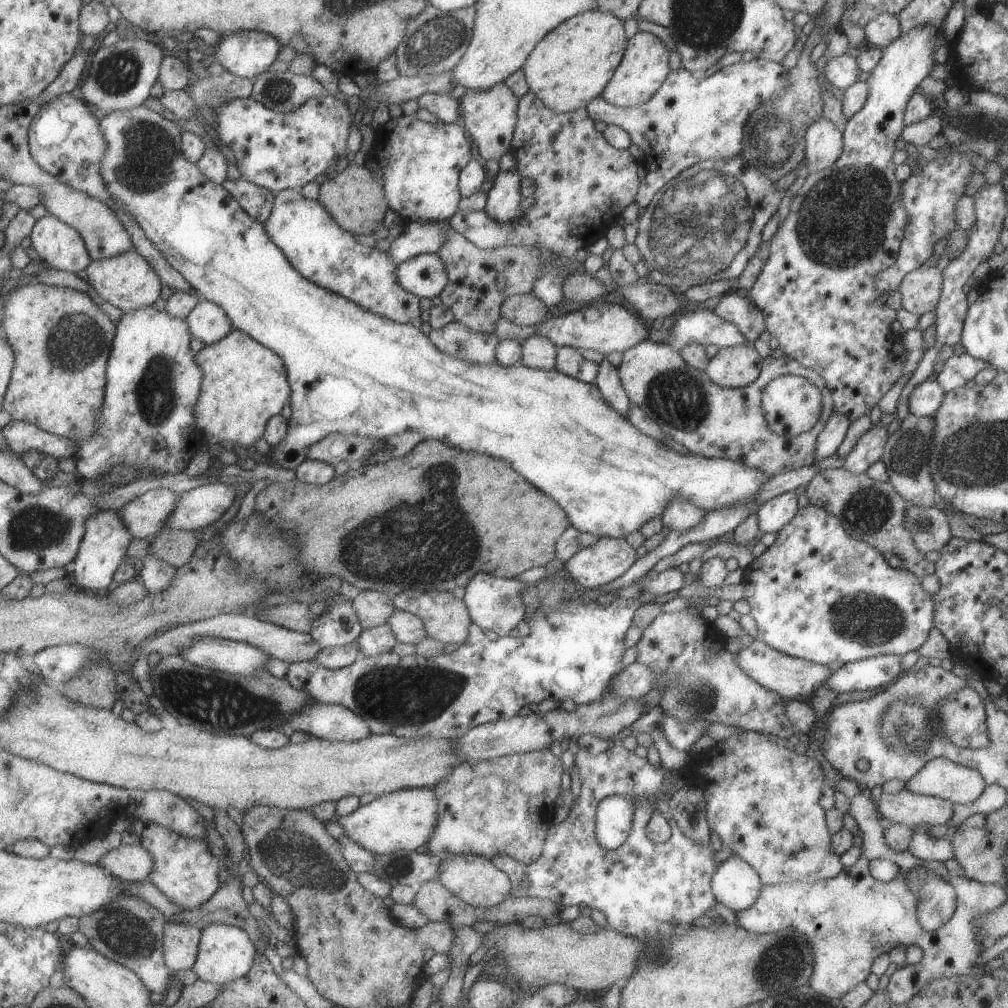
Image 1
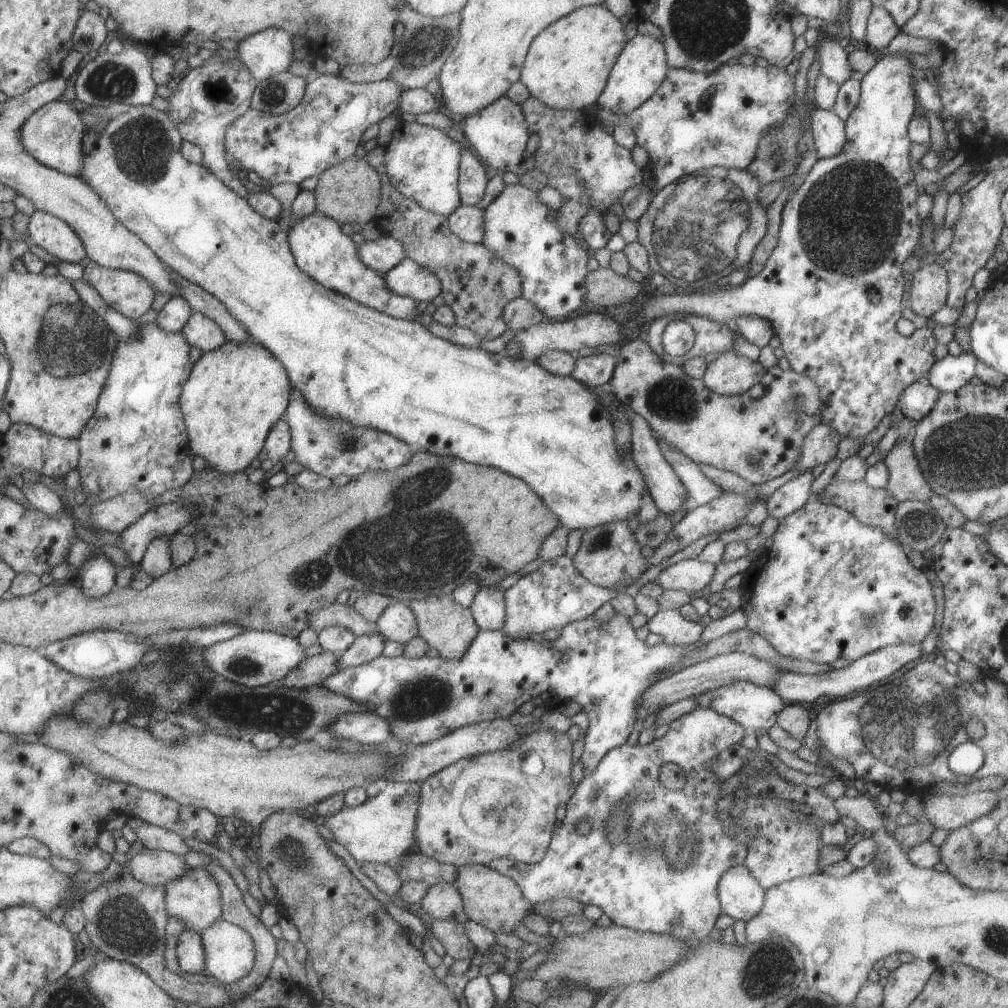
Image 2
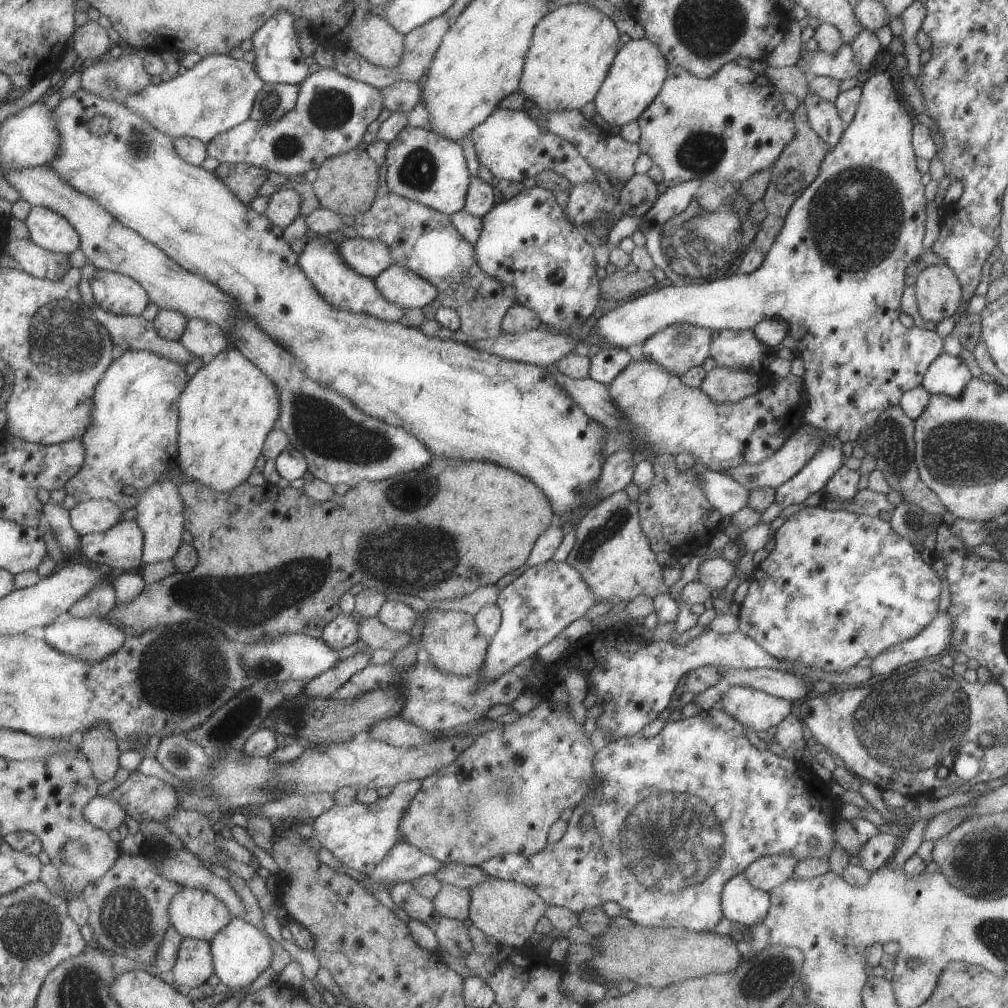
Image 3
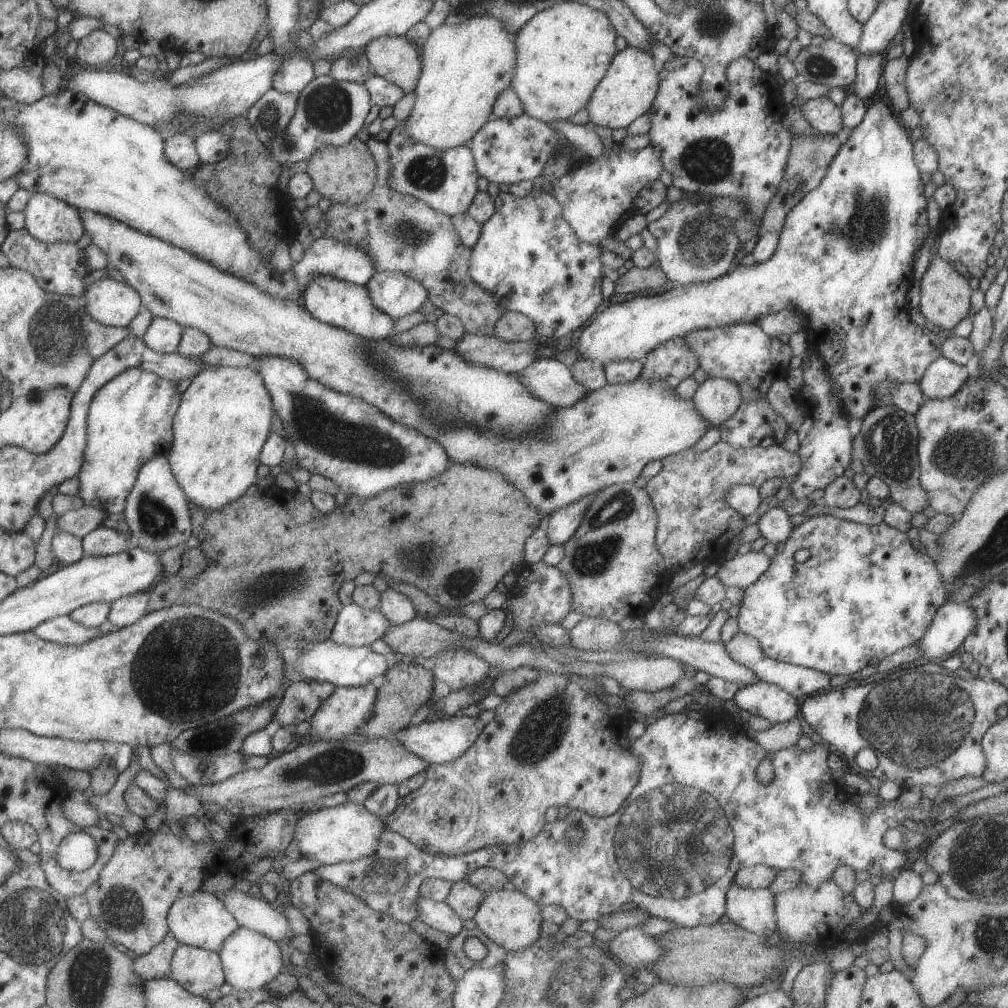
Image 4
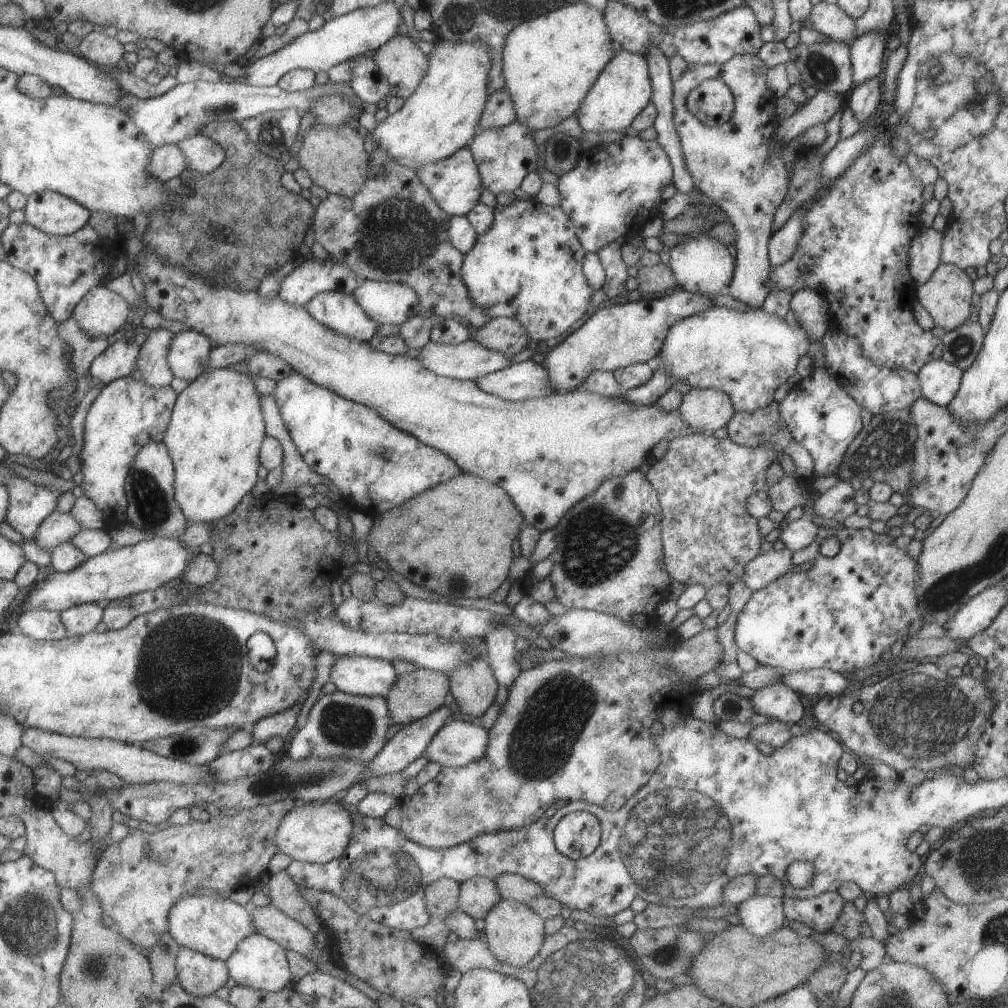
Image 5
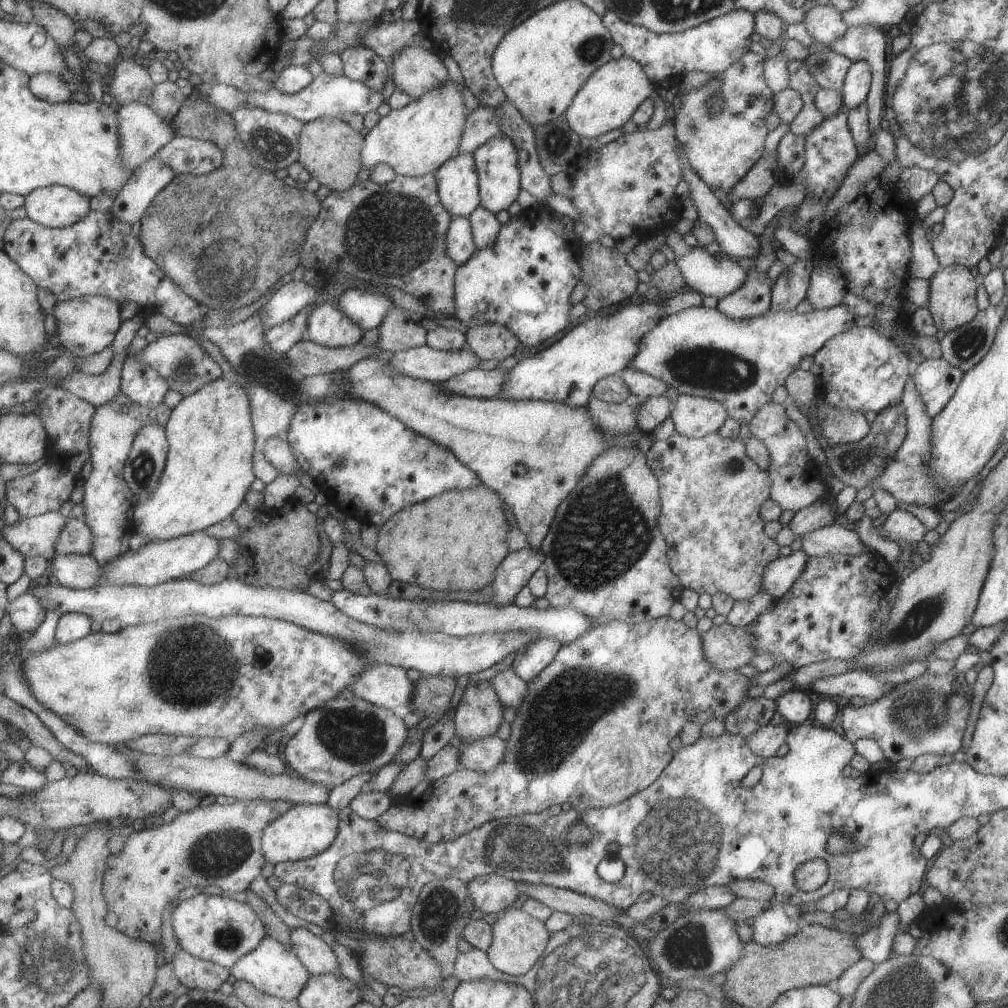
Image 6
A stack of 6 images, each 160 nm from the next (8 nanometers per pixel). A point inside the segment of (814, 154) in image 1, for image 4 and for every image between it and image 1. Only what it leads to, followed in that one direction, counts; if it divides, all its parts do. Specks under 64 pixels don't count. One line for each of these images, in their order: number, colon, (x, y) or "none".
2: (827, 128)
3: (823, 118)
4: (821, 113)

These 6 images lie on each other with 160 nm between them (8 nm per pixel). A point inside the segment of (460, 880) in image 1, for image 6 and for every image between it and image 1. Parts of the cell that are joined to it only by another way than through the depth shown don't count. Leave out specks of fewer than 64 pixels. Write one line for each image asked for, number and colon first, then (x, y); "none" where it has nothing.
2: (488, 898)
3: (506, 911)
4: (511, 919)
5: (514, 931)
6: (518, 939)

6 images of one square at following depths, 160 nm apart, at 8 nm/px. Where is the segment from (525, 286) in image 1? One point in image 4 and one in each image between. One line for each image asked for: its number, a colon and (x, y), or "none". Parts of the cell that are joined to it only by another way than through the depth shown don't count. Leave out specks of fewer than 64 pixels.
2: (475, 284)
3: (423, 240)
4: (402, 234)

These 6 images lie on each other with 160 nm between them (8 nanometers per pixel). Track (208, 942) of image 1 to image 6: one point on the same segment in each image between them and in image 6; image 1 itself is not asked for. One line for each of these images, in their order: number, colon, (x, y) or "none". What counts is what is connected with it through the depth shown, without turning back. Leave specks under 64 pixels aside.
2: (231, 953)
3: (242, 952)
4: (251, 959)
5: (259, 962)
6: (272, 968)

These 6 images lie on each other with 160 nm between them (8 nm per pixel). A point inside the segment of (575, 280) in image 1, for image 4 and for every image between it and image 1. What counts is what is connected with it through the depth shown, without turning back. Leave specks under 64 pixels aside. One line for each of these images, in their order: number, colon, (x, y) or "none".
2: (603, 287)
3: (619, 285)
4: (635, 280)

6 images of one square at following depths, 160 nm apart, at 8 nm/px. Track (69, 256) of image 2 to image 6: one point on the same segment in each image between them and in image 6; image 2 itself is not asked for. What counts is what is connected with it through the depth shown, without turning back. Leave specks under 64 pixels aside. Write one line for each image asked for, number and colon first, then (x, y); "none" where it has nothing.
3: (49, 229)
4: (51, 220)
5: (54, 213)
6: (56, 206)

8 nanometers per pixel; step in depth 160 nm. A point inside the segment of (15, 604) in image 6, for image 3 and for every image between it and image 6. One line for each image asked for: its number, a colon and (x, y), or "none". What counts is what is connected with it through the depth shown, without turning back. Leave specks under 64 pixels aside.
3: (90, 639)
4: (65, 630)
5: (41, 624)

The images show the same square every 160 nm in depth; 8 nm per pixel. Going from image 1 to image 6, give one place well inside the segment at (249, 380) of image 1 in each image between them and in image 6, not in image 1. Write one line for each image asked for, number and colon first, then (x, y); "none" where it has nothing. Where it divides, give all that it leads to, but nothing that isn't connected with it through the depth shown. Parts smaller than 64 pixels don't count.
2: (236, 394)
3: (230, 406)
4: (224, 421)
5: (216, 433)
6: (210, 468)

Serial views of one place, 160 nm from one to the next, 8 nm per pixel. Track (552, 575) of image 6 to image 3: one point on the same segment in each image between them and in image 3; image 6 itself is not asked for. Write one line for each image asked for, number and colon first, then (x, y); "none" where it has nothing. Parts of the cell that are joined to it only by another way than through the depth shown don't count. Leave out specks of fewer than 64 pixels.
3: (612, 555)
4: (614, 570)
5: (608, 558)

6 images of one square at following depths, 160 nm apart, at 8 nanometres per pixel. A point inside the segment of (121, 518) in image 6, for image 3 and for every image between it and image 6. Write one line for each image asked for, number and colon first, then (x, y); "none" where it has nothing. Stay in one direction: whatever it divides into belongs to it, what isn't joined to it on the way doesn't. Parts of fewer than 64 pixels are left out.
3: (134, 441)
4: (131, 420)
5: (129, 413)

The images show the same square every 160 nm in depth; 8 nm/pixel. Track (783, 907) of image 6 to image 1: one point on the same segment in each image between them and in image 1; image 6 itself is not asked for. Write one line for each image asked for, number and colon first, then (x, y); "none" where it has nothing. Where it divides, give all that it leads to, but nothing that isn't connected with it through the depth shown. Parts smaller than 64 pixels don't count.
1: (734, 884)
2: (740, 897)
3: (740, 902)
4: (752, 909)
5: (760, 915)

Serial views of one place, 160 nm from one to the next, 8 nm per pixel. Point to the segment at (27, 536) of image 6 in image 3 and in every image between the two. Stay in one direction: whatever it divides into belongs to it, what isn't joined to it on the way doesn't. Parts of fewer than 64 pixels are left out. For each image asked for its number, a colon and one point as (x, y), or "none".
3: (96, 515)
4: (81, 522)
5: (60, 527)

